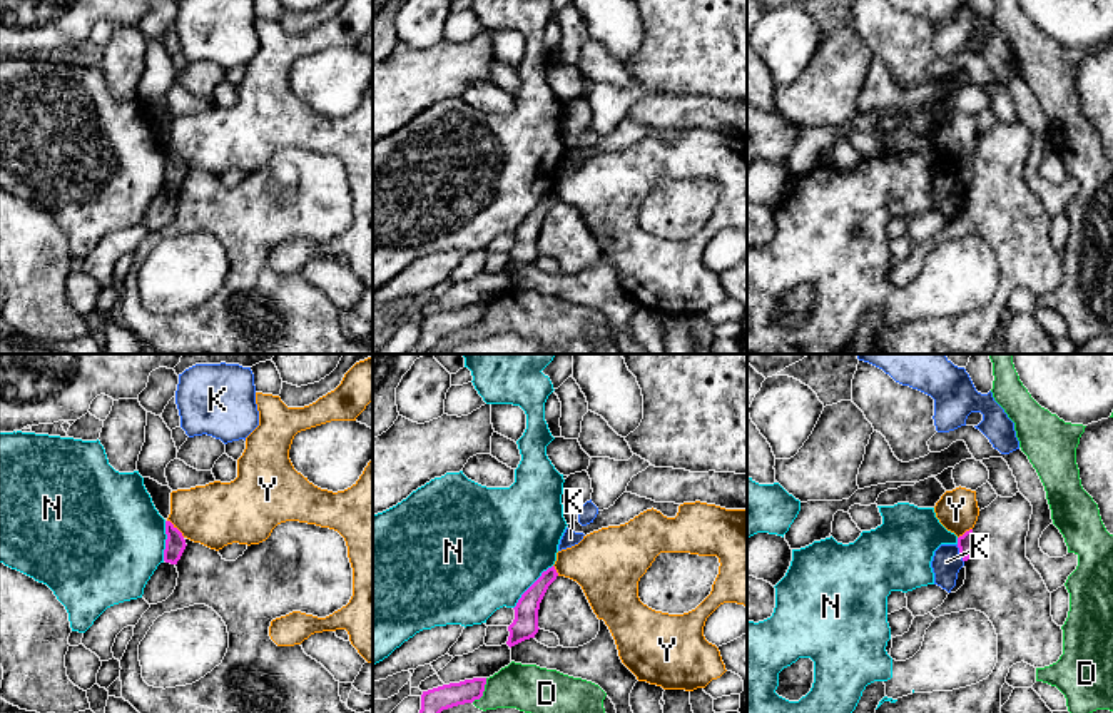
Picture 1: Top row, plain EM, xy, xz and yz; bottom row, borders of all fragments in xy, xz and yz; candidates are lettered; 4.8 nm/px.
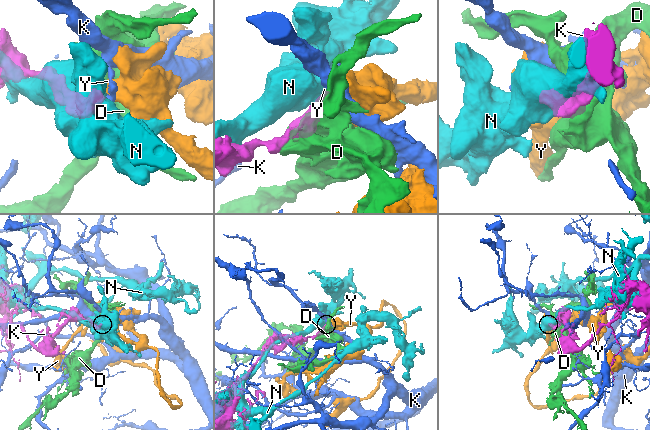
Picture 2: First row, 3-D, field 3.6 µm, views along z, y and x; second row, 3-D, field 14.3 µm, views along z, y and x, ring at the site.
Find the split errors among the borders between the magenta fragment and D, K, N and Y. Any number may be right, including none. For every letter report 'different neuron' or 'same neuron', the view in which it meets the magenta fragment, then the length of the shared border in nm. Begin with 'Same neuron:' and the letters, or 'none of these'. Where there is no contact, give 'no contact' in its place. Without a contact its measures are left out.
Same neuron: none of these
D: different neuron; meets magenta in xz; contact 140 nm long
K: different neuron; meets magenta in yz; contact 90 nm long
N: different neuron; meets magenta in xz; contact 280 nm long
Y: different neuron; meets magenta in xy; contact 120 nm long

